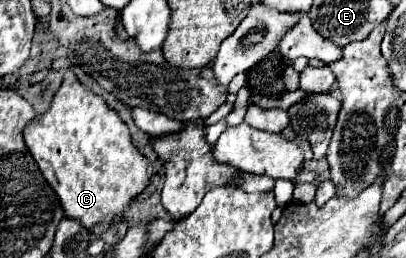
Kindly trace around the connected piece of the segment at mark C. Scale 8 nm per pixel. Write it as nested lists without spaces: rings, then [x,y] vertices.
[[[73,71],[65,73],[51,109],[39,121],[31,121],[23,135],[43,177],[57,193],[65,217],[79,221],[97,237],[115,219],[125,217],[129,205],[153,177],[151,161],[131,143],[131,133],[121,117],[99,95],[81,85]]]

